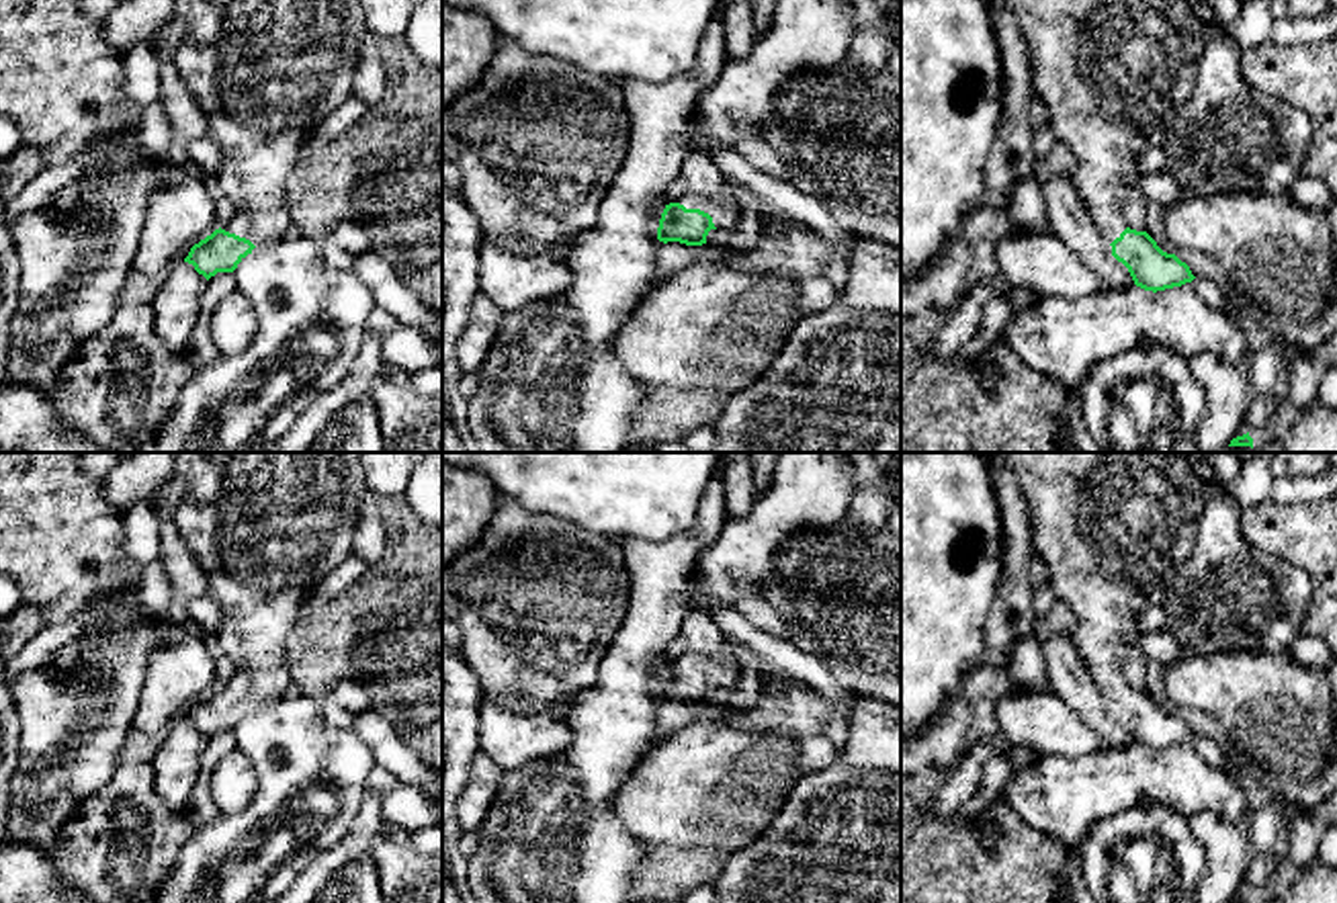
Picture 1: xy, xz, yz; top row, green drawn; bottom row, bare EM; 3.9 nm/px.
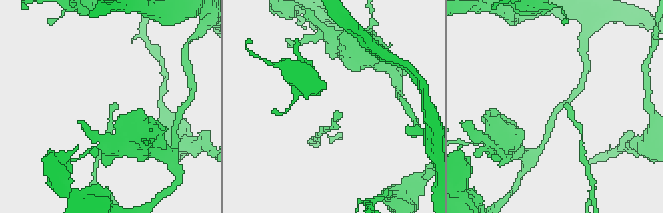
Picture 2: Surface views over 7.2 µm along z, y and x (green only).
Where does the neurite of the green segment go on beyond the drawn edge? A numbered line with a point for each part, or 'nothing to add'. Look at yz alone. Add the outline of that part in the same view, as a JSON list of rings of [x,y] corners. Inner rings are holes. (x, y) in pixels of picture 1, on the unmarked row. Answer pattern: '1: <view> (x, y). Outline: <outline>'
1: yz (1112, 529). Outline: [[[1007,453],[1022,487],[1032,528],[1032,551],[1050,573],[1056,598],[1077,614],[1073,643],[1097,690],[1112,702],[1128,686],[1122,665],[1136,647],[1140,612],[1163,606],[1175,571],[1188,561],[1206,493],[1220,487],[1212,469],[1214,453]]]

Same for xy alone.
1: xy (265, 527). Outline: [[[176,453],[172,477],[186,493],[170,518],[207,575],[207,594],[221,606],[219,645],[238,668],[221,688],[256,706],[274,702],[293,684],[285,639],[299,622],[299,608],[309,590],[350,557],[354,528],[373,504],[358,453]]]

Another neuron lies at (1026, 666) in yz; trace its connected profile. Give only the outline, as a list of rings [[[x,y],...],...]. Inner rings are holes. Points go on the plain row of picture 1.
[[[1034,635],[1024,637],[1011,647],[1005,672],[1024,690],[1050,690],[1046,661]]]

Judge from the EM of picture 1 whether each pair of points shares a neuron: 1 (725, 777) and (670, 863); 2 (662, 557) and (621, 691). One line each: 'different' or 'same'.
1: same
2: same

